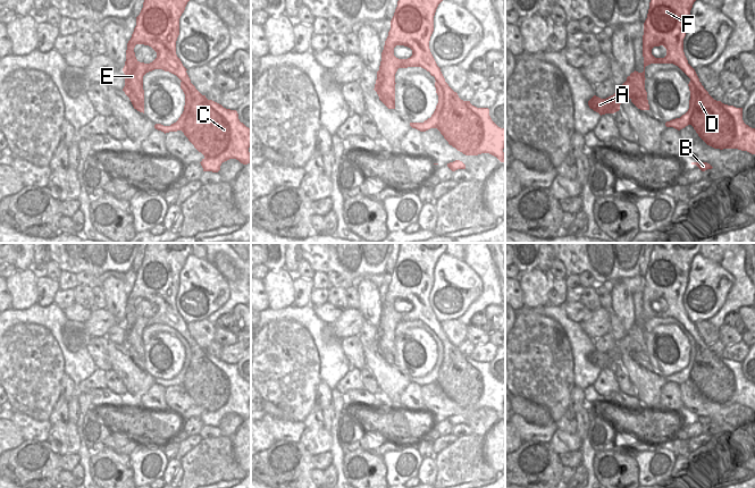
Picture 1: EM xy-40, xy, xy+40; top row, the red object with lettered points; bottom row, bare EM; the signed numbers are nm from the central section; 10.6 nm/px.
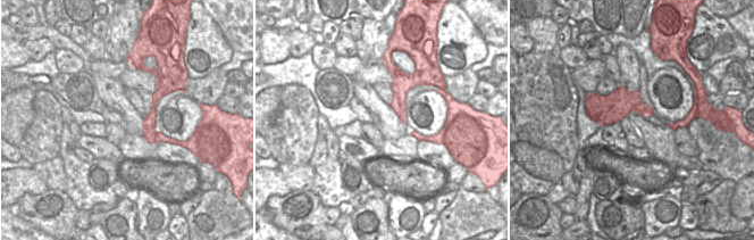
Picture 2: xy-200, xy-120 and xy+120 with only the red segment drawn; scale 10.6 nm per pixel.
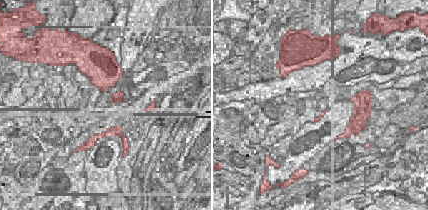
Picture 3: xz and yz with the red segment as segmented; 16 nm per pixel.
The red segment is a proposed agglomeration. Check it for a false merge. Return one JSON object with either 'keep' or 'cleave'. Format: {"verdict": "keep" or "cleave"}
{"verdict": "cleave"}

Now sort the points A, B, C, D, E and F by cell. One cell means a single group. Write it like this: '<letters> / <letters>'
A E F / B C D

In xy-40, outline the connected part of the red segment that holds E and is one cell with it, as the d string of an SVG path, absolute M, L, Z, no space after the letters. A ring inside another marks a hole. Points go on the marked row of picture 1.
M144 0L136 17L136 26L127 43L126 61L123 68L125 86L123 91L129 98L134 109L144 113L143 76L154 69L176 75L191 86L191 79L176 54L176 41L179 35L179 18L190 0ZM136 44L151 47L157 58L150 62L140 62L134 52Z

